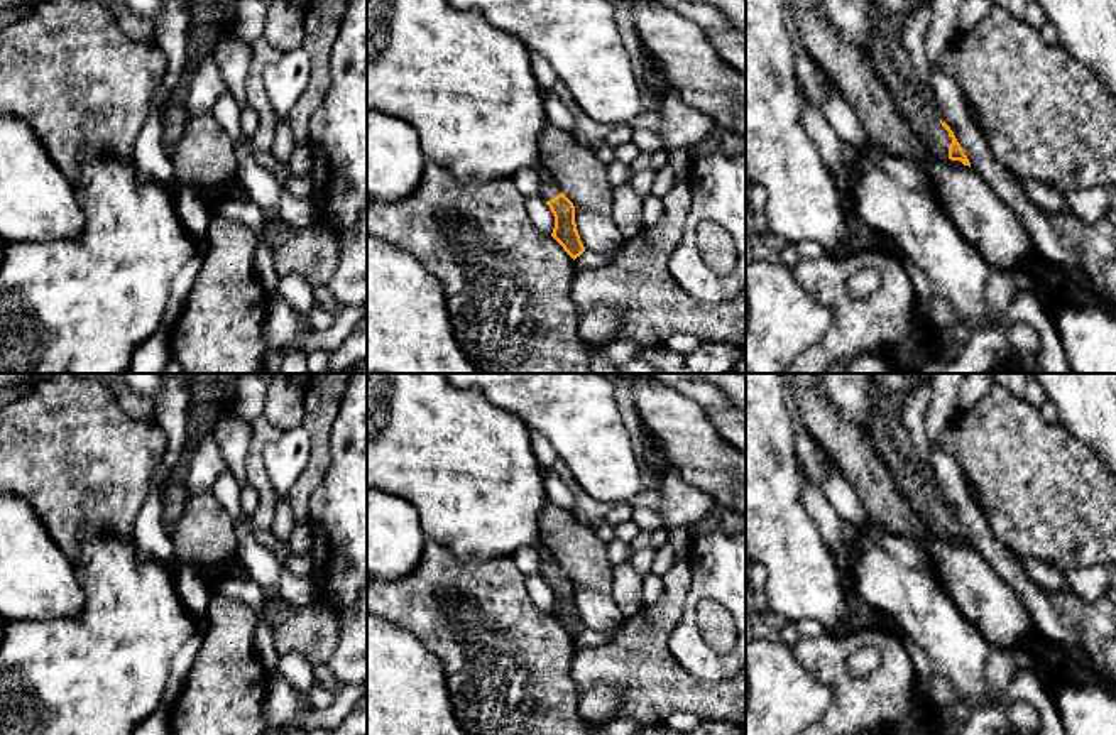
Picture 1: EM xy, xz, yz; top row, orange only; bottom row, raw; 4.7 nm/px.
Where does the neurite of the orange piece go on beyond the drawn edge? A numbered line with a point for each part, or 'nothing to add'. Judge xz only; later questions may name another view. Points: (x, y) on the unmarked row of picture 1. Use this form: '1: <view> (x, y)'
1: xz (548, 570)

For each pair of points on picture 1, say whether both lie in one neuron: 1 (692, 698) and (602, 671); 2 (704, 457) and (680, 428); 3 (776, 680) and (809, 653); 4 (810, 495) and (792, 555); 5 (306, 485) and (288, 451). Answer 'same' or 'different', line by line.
1: same
2: same
3: different
4: different
5: different

